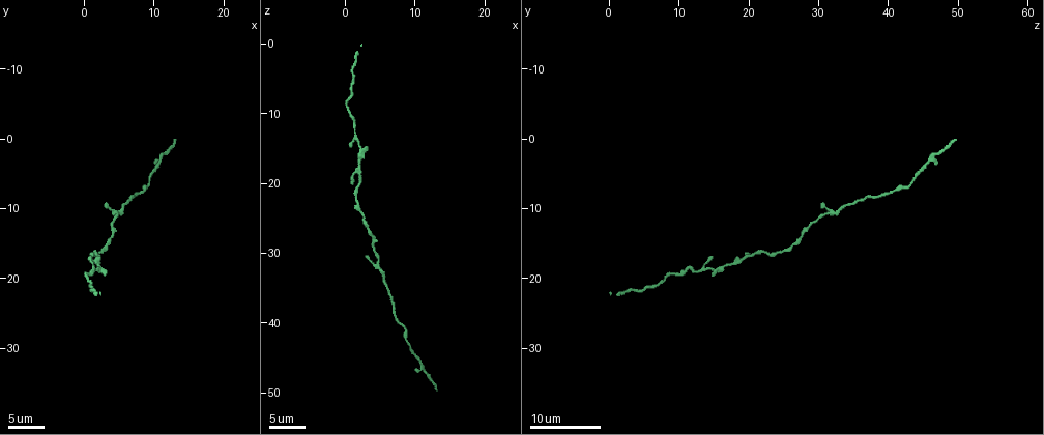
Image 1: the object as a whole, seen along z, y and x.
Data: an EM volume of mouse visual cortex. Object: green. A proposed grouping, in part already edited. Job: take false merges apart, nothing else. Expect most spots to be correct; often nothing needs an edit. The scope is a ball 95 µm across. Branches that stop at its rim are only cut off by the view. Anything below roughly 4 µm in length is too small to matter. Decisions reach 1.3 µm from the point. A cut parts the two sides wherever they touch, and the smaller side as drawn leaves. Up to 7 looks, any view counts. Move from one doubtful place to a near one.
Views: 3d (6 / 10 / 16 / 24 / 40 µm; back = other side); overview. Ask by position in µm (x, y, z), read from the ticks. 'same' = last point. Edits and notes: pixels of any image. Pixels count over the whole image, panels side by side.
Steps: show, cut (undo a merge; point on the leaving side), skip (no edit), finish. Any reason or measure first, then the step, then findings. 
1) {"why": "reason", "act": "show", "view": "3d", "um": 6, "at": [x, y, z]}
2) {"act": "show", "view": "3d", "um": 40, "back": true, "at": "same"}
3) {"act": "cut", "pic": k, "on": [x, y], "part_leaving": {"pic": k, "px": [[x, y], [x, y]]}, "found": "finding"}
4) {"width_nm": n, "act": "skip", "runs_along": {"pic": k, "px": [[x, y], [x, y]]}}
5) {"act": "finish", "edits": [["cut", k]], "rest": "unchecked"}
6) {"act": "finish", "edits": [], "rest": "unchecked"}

{"why": "two arms in line, one across", "act": "show", "view": "3d", "um": 6, "at": [2.0, 18.5, 15.0]}

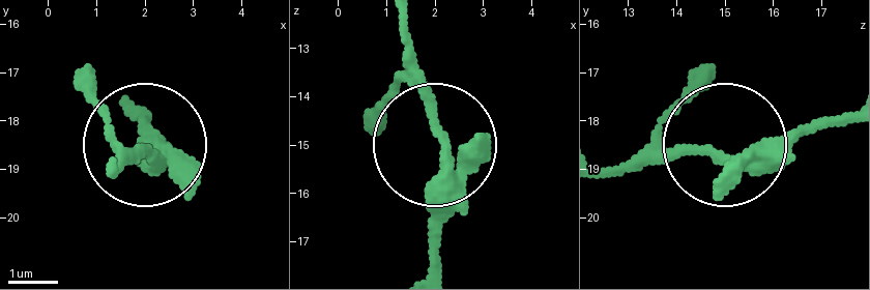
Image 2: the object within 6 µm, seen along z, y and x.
{"act": "skip", "runs_along": {"pic": 2, "px": [[431, 267], [443, 143], [406, 20]]}, "found": "continuous, no second neuron"}

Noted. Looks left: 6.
{"why": "narrows sharply", "act": "show", "view": "3d", "um": 16, "at": [2.0, 16.0, 22.5]}

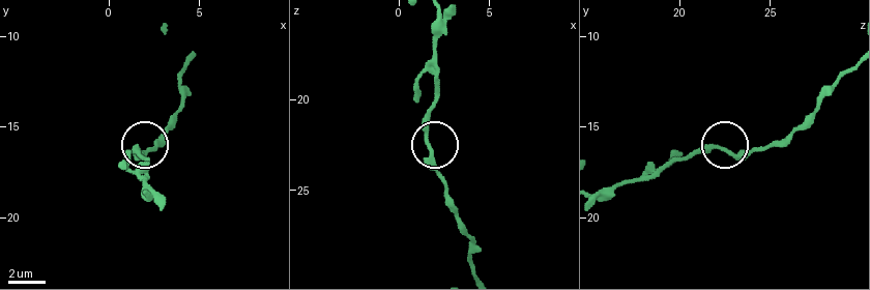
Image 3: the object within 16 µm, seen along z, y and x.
{"act": "skip", "runs_along": {"pic": 3, "px": [[461, 220], [448, 203], [429, 138], [433, 93]]}, "found": "all the same neuron"}

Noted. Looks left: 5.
{"why": "calibre changes", "act": "show", "view": "3d", "um": 6, "at": [8.5, 7.0, 42.5]}

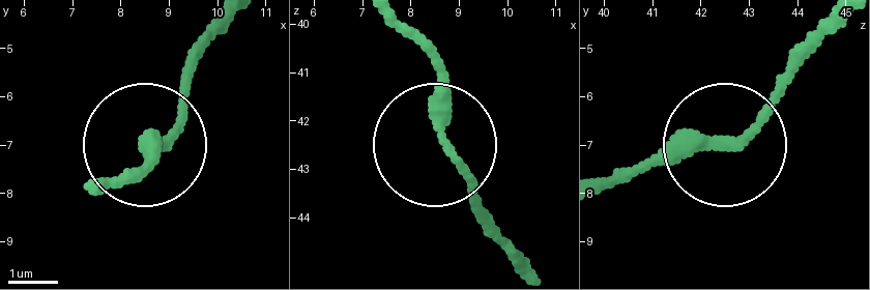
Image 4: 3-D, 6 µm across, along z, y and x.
{"act": "skip", "runs_along": {"pic": 4, "px": [[98, 192], [148, 158], [206, 39]]}, "found": "all the same neuron"}

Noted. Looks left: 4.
{"act": "finish", "edits": [], "rest": "unchecked"}

